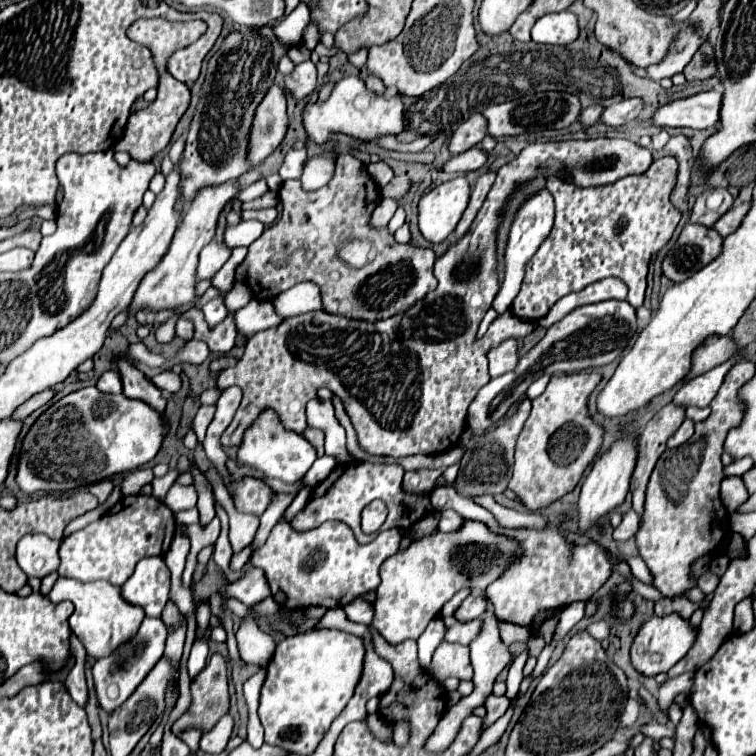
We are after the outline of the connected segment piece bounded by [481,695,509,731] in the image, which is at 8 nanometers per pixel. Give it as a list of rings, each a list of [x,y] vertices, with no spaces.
[[[491,695],[491,697],[487,697],[485,699],[485,709],[487,709],[487,713],[485,713],[485,717],[483,717],[483,727],[481,727],[481,731],[485,731],[487,727],[491,727],[505,711],[507,711],[507,707],[509,707],[509,699],[503,695],[503,697],[497,697],[497,695]]]

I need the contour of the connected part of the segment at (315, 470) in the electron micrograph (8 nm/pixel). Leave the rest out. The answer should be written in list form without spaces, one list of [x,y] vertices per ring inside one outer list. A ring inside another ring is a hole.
[[[327,455],[319,457],[313,463],[313,467],[307,471],[307,475],[303,477],[303,481],[299,485],[299,491],[303,487],[315,487],[315,485],[319,485],[319,481],[323,481],[327,477],[327,473],[331,473],[331,469],[335,469],[335,467],[337,467],[337,461],[333,457],[327,457]]]

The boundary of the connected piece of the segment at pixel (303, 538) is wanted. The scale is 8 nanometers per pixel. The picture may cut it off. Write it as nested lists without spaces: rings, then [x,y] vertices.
[[[279,521],[275,525],[275,529],[271,531],[271,535],[267,537],[265,545],[253,553],[251,565],[265,571],[273,599],[283,609],[293,611],[293,609],[307,609],[307,607],[315,607],[315,605],[325,607],[325,609],[345,607],[353,599],[377,589],[381,563],[399,551],[401,537],[403,537],[403,533],[399,533],[399,529],[389,529],[389,531],[379,533],[375,541],[361,545],[355,541],[351,529],[347,529],[347,525],[343,525],[341,521],[325,521],[323,525],[319,525],[307,533],[295,533],[289,523]]]

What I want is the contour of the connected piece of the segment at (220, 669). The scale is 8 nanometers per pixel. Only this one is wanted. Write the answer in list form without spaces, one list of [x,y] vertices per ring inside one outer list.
[[[213,655],[201,675],[191,683],[191,709],[173,725],[173,735],[179,737],[183,729],[199,725],[203,731],[211,729],[229,709],[229,677],[227,663],[221,655]]]

